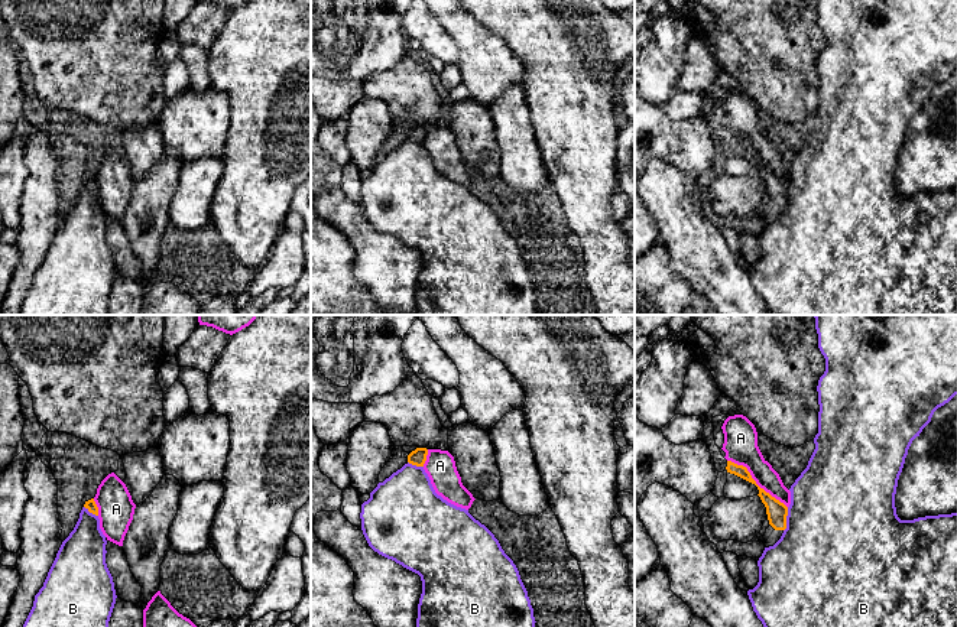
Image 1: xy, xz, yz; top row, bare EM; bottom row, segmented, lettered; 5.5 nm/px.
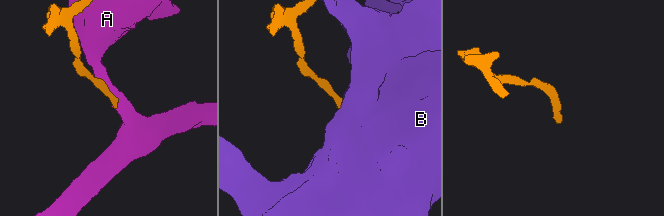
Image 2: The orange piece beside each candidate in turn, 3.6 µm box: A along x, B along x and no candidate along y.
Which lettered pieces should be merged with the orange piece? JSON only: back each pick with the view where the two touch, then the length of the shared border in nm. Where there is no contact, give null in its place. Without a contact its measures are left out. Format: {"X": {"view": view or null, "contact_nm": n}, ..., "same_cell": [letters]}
{"same_cell": []}

